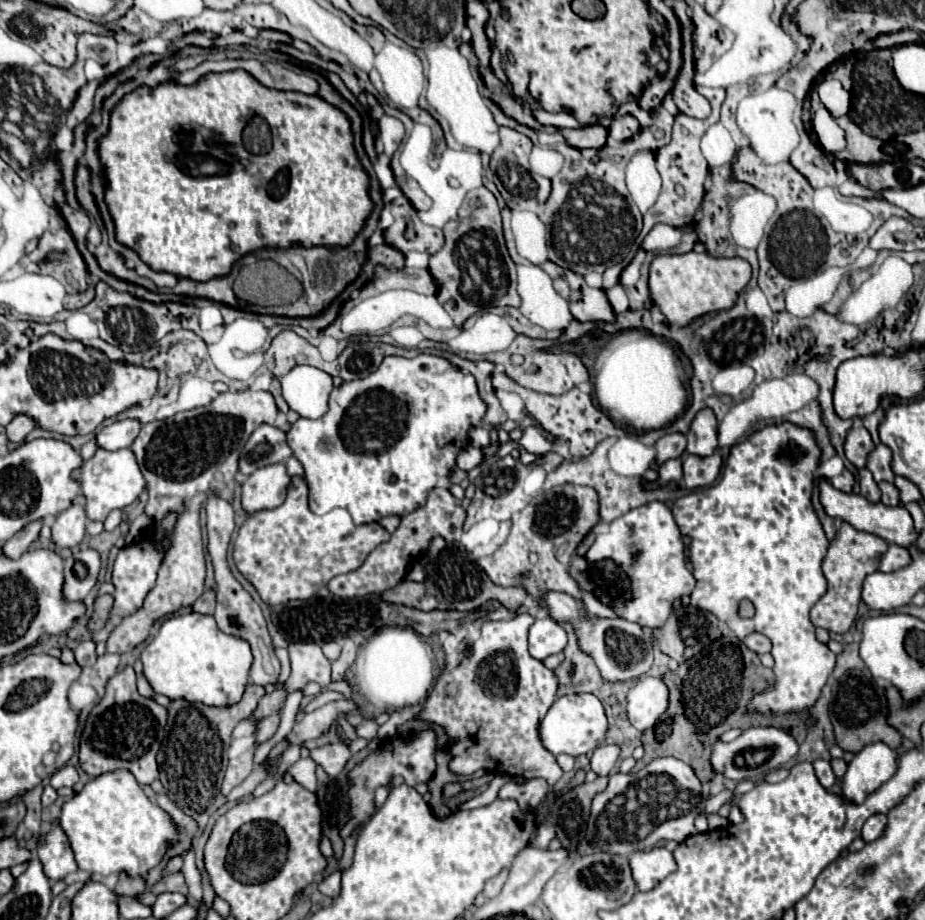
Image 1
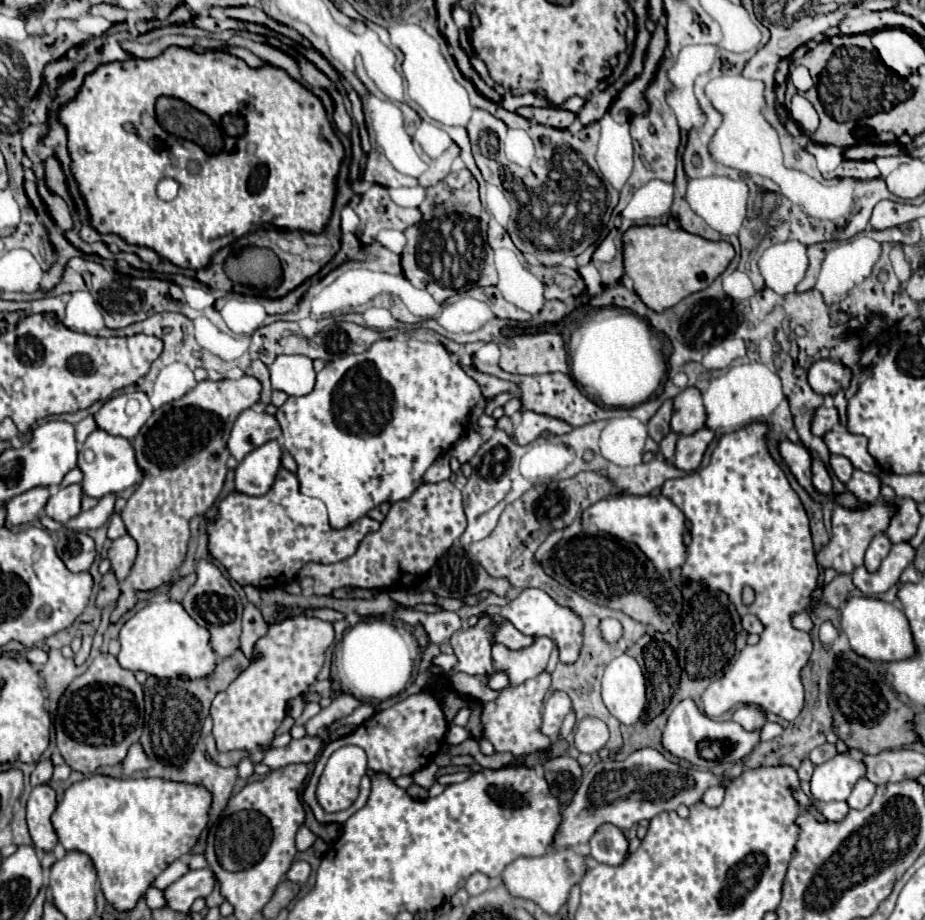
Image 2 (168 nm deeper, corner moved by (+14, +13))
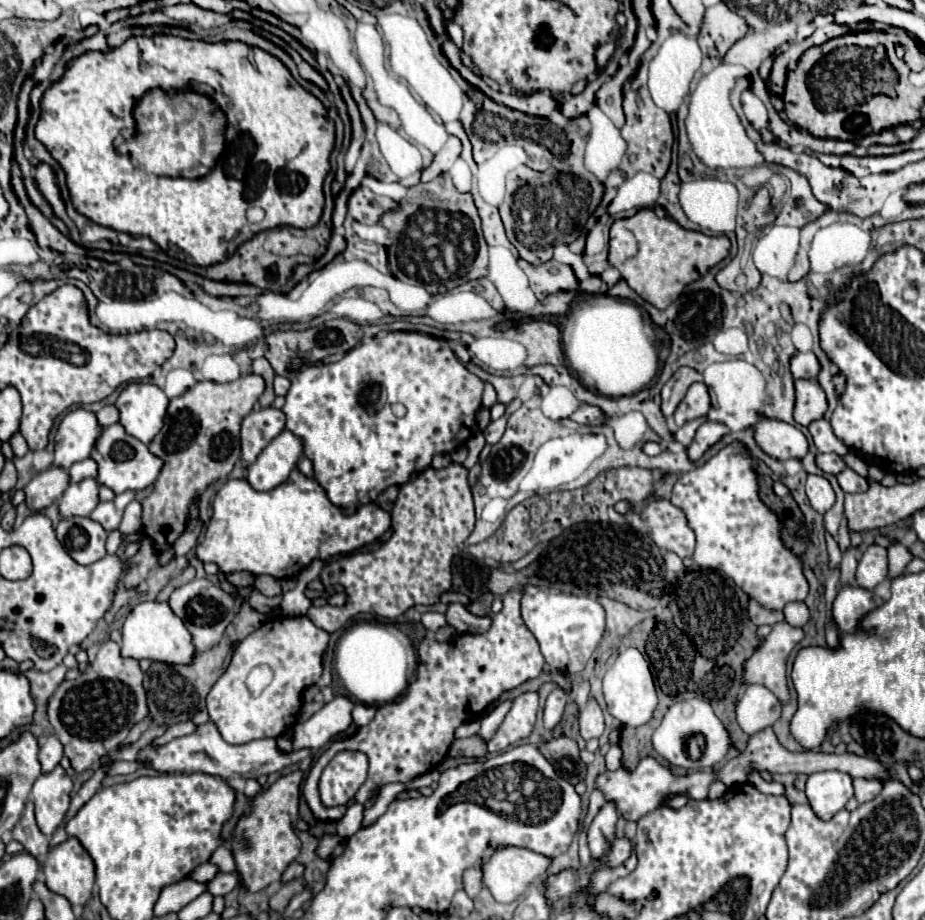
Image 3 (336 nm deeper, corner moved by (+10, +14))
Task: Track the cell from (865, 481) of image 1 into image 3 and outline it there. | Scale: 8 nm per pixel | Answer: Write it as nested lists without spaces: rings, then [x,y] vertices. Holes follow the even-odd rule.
[[[820,453],[820,455],[816,455],[816,465],[824,473],[832,473],[832,475],[840,473],[840,469],[846,467],[844,461],[840,459],[840,455],[836,455],[836,453]]]

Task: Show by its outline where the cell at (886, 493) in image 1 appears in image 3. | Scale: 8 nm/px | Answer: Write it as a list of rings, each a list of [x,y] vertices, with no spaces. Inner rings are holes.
[[[842,469],[838,475],[836,475],[840,487],[844,493],[862,493],[864,489],[868,489],[868,481],[864,477],[860,477],[858,473],[854,473],[852,469]]]

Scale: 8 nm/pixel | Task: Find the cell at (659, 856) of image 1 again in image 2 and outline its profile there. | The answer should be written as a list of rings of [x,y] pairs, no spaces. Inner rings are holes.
[[[602,826],[590,840],[590,856],[608,866],[622,866],[628,856],[628,840],[616,826]]]

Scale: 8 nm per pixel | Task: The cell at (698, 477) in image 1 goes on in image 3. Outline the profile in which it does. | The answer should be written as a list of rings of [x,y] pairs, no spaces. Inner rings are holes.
[[[712,421],[702,423],[700,429],[696,431],[694,441],[688,447],[688,457],[692,461],[698,461],[712,445],[716,445],[728,433],[730,433],[730,429],[726,425],[722,425],[722,423],[712,423]]]

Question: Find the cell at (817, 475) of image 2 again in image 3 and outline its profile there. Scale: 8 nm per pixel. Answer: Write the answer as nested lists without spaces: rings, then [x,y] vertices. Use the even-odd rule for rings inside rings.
[[[808,475],[806,495],[808,495],[808,501],[810,501],[812,509],[816,509],[818,513],[826,513],[836,501],[834,489],[828,483],[828,479],[818,477],[818,475]]]

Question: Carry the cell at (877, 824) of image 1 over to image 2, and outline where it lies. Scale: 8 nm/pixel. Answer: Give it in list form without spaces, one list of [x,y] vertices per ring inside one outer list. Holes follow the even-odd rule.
[[[860,778],[860,782],[856,782],[856,786],[846,802],[852,810],[864,810],[872,802],[874,792],[876,792],[876,784],[868,782],[868,778]]]

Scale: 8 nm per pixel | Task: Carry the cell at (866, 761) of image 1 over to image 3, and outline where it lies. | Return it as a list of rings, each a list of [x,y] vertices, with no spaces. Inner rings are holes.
[[[818,771],[808,775],[804,793],[816,817],[828,821],[842,811],[848,799],[854,795],[852,777],[840,771]]]

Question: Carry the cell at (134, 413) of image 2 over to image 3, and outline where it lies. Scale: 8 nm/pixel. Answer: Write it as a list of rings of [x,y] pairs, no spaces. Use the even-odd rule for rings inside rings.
[[[130,383],[120,393],[116,407],[126,433],[148,445],[164,425],[168,397],[152,383]]]

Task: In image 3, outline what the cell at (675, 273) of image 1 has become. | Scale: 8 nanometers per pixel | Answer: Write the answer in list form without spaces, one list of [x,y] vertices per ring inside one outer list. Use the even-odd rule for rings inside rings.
[[[640,209],[636,215],[618,219],[610,227],[608,261],[620,271],[622,279],[648,303],[658,309],[668,307],[682,289],[702,277],[710,267],[730,253],[728,237],[708,237],[698,231],[686,231],[670,217],[658,217],[652,209]]]

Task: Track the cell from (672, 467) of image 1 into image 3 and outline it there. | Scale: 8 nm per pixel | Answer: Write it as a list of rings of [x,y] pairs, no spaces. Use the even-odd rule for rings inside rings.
[[[702,417],[702,419],[692,419],[692,421],[686,421],[676,433],[674,433],[674,439],[678,441],[678,443],[682,443],[682,445],[690,445],[692,443],[692,439],[694,439],[694,433],[696,433],[696,429],[702,425],[706,421],[706,417]]]

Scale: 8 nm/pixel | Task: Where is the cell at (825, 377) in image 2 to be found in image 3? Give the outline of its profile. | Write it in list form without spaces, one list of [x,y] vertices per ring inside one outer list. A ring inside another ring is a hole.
[[[806,351],[806,353],[796,353],[792,355],[790,359],[790,373],[794,379],[810,379],[810,381],[816,381],[816,375],[820,371],[820,365],[814,357],[812,351]]]

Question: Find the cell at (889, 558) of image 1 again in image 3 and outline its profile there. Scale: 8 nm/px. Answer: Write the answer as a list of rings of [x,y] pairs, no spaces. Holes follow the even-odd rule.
[[[870,545],[862,559],[858,561],[856,569],[856,583],[868,591],[872,591],[876,585],[886,581],[888,577],[888,559],[886,559],[886,547]]]

